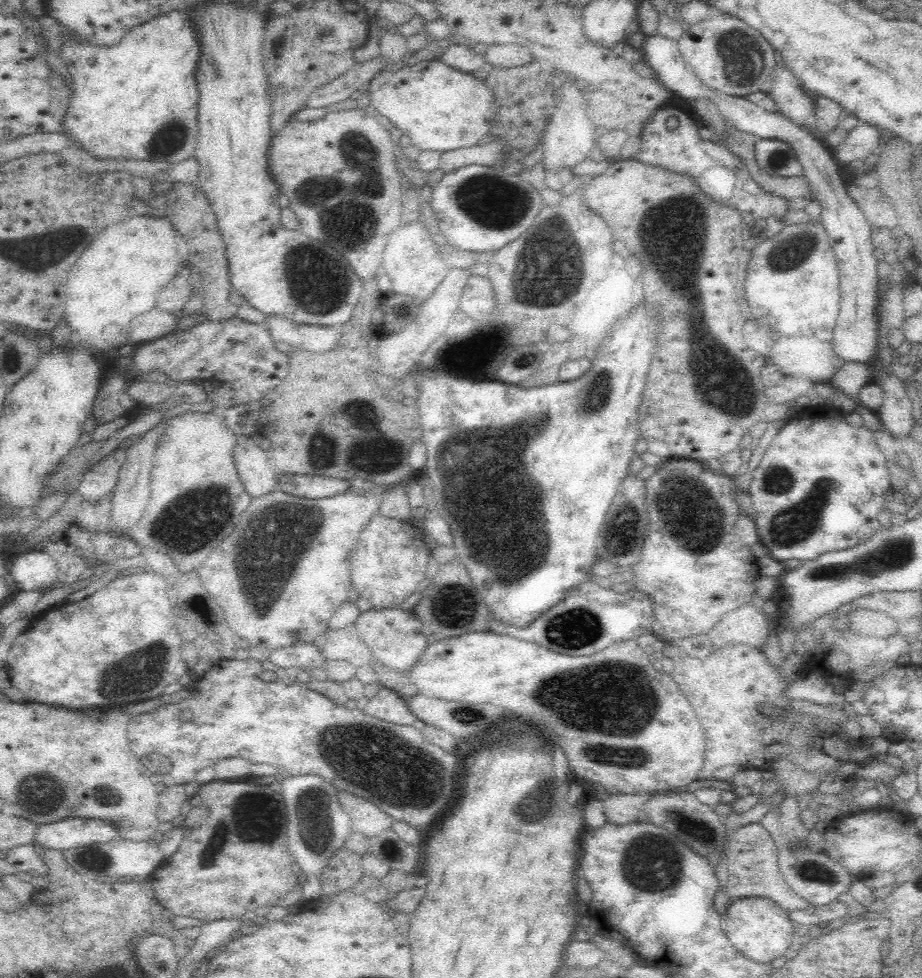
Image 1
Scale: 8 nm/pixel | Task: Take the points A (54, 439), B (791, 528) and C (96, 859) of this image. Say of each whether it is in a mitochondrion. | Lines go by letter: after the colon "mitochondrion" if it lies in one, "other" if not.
A: other
B: mitochondrion
C: mitochondrion

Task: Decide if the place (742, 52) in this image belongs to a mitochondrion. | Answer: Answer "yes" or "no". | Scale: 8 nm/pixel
yes

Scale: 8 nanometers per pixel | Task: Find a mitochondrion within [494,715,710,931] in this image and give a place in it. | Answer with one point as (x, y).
(651, 862)

